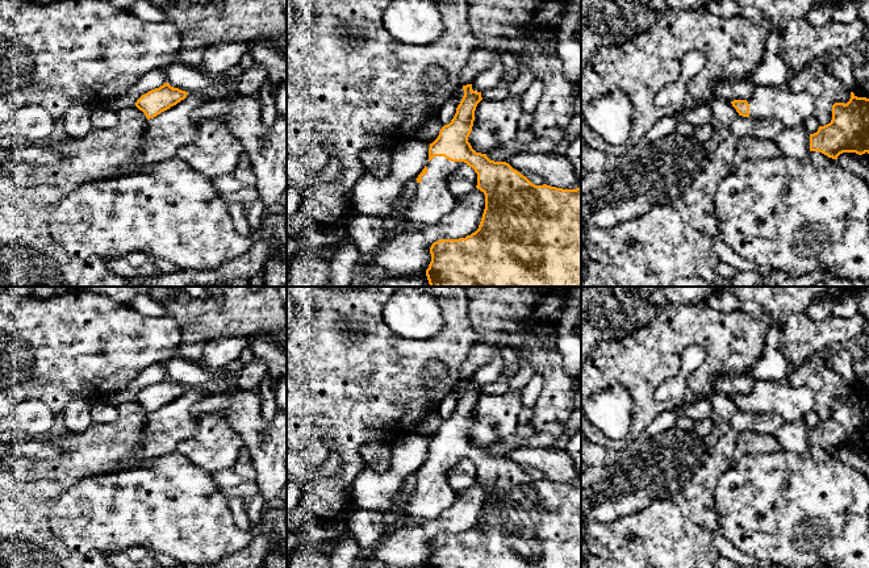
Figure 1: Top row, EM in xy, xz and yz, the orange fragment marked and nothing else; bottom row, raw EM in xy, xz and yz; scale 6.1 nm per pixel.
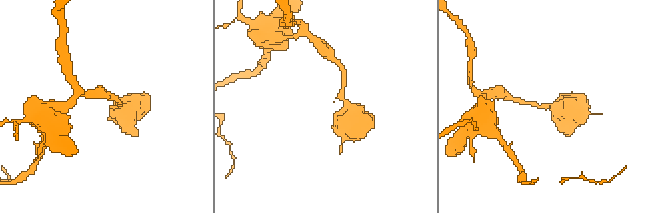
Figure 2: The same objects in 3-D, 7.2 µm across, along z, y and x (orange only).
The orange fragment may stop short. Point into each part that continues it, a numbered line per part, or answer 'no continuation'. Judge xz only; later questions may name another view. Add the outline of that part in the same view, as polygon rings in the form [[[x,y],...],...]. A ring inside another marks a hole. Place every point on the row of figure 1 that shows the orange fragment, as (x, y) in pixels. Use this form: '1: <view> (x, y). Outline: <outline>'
1: xz (433, 200). Outline: [[[434,156],[427,162],[427,174],[422,176],[421,183],[417,183],[415,197],[396,231],[415,231],[434,226],[447,216],[456,201],[448,191],[447,176],[461,166],[467,163],[451,162],[444,156]]]

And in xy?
no continuation

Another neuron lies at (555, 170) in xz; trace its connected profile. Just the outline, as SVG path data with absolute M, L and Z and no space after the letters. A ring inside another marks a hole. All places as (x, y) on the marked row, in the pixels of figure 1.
M522 151L511 155L506 163L523 176L527 174L539 175L547 185L563 189L581 188L581 181L577 179L565 155L553 153L531 154Z

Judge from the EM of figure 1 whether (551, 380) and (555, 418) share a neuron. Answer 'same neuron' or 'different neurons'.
same neuron

